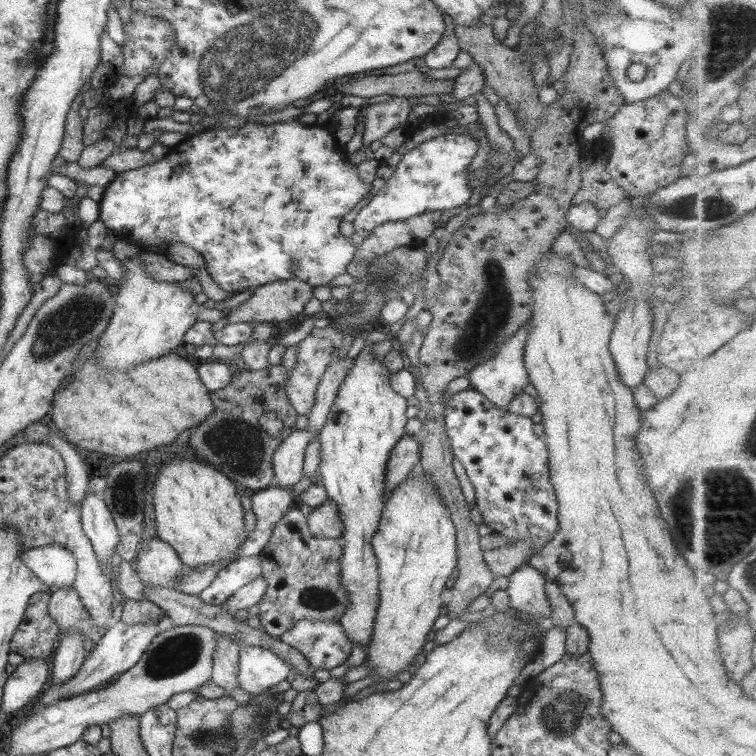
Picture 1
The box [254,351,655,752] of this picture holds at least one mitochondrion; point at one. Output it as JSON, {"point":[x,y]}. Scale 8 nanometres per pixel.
{"point":[564,715]}

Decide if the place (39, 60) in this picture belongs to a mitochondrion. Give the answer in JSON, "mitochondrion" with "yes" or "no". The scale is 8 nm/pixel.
{"mitochondrion":"no"}

